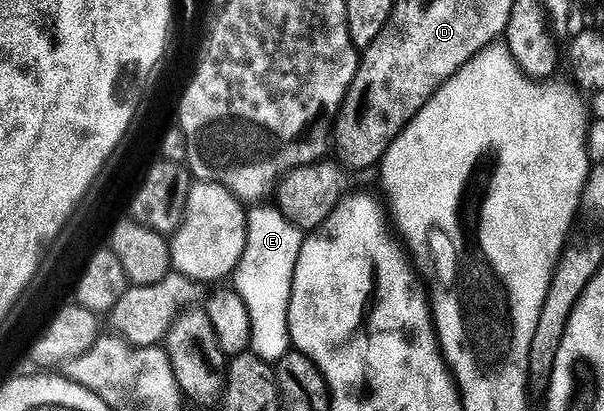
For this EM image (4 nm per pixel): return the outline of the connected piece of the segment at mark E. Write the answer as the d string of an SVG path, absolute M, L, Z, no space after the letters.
M256 204L247 211L248 239L243 263L234 278L234 293L248 309L249 324L254 328L255 349L279 355L290 346L288 309L292 299L294 268L304 241L302 231L286 219L282 211L275 205L264 205L268 204Z

